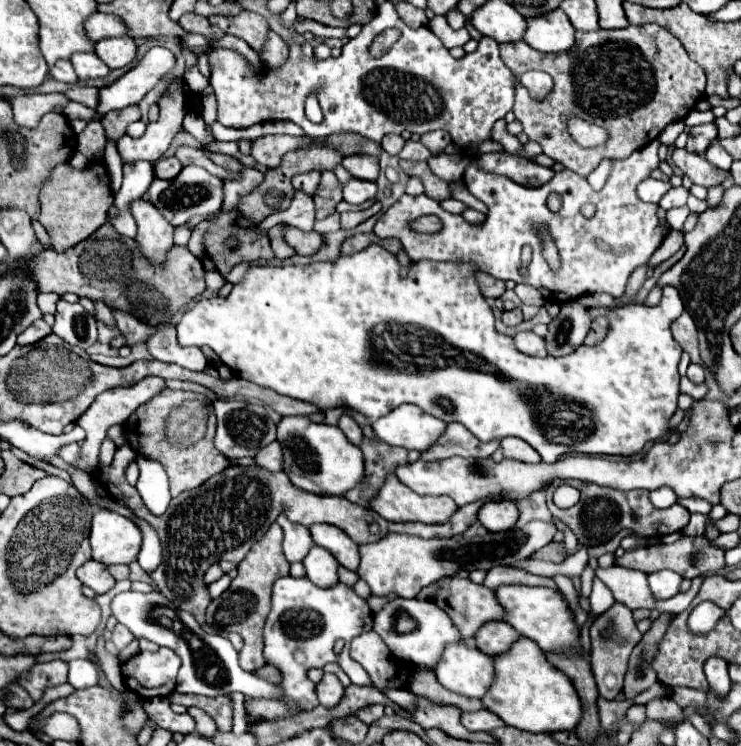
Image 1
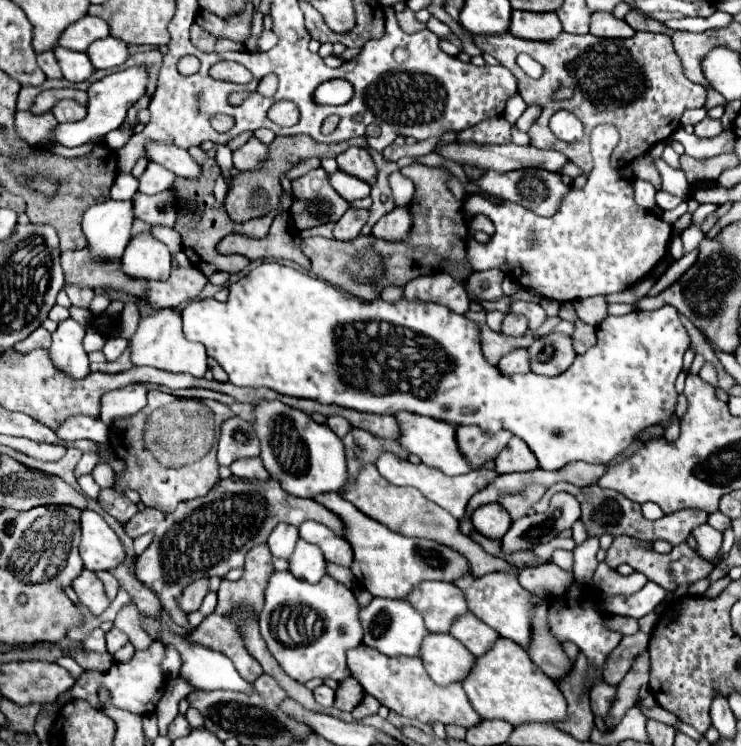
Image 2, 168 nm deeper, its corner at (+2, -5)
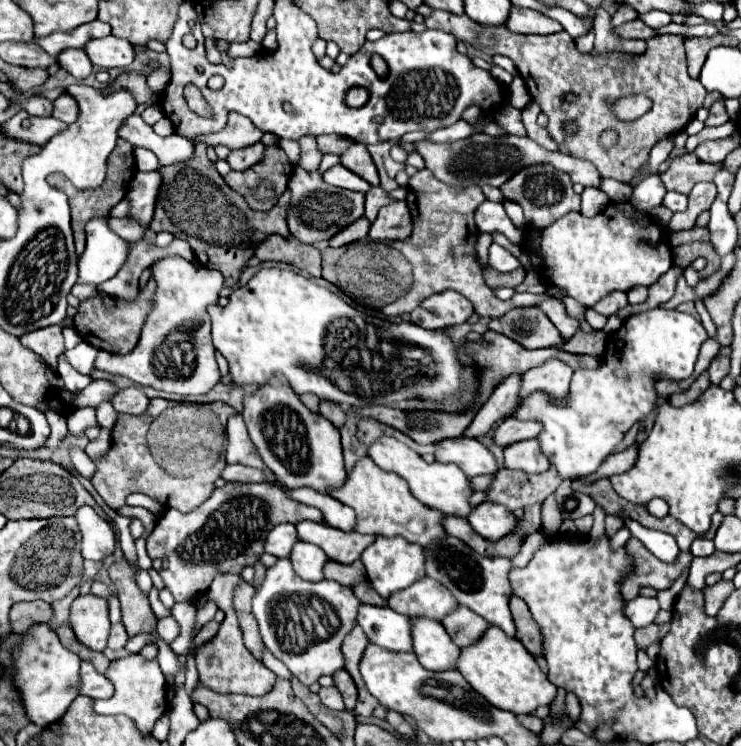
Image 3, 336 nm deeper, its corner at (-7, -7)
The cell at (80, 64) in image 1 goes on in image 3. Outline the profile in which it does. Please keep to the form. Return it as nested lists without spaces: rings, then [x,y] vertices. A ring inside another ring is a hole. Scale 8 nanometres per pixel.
[[[67,48],[57,56],[57,62],[61,68],[65,68],[69,74],[73,74],[77,80],[87,78],[93,72],[93,64],[85,50],[79,48]]]

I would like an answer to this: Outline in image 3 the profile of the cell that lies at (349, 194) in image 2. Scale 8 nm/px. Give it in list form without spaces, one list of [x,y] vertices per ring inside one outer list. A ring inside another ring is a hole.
[[[335,164],[333,168],[329,168],[325,174],[323,174],[323,180],[331,186],[337,186],[337,188],[347,188],[347,190],[359,190],[359,192],[369,192],[371,186],[359,178],[357,174],[353,174],[351,170],[347,170],[343,164]]]

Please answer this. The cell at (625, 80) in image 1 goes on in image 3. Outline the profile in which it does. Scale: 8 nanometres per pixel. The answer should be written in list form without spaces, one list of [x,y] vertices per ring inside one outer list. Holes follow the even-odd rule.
[[[431,10],[431,14],[425,18],[425,26],[449,32],[457,40],[463,40],[489,56],[501,54],[511,58],[519,70],[519,76],[525,80],[531,98],[539,102],[541,110],[549,116],[547,130],[559,144],[559,150],[573,158],[585,158],[593,162],[603,178],[613,178],[625,184],[629,184],[647,164],[651,148],[661,138],[681,132],[689,124],[689,120],[695,118],[695,112],[703,106],[707,94],[701,82],[687,74],[683,34],[653,36],[647,40],[649,44],[645,54],[627,56],[615,52],[581,54],[575,48],[575,40],[567,32],[549,36],[513,34],[505,26],[489,28],[485,24],[469,20],[469,16],[465,14],[457,16],[445,10]],[[633,92],[649,96],[653,100],[653,108],[633,122],[621,122],[611,114],[609,104]],[[567,94],[575,94],[577,98],[569,102],[565,98]],[[565,124],[575,124],[577,132],[567,134]],[[605,130],[615,130],[619,136],[617,146],[609,150],[599,142],[601,132]]]

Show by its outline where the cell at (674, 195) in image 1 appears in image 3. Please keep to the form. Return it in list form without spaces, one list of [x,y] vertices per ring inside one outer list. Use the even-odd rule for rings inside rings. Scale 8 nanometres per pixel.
[[[667,192],[663,198],[663,206],[667,206],[671,212],[681,212],[687,208],[687,196],[677,192]]]

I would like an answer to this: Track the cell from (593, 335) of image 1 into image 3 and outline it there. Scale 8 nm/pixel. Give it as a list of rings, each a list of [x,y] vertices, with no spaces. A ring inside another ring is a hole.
[[[579,330],[571,340],[567,340],[563,344],[563,350],[571,352],[571,354],[591,354],[591,356],[601,358],[605,352],[605,344],[607,344],[605,332],[585,334],[583,330]]]

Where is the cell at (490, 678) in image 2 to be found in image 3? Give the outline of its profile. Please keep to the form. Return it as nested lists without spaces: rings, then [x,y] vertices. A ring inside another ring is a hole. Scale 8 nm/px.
[[[493,626],[471,648],[461,648],[457,670],[489,704],[513,714],[529,714],[537,706],[549,706],[557,694],[557,688],[547,680],[527,648],[517,638],[505,636],[501,628]]]

